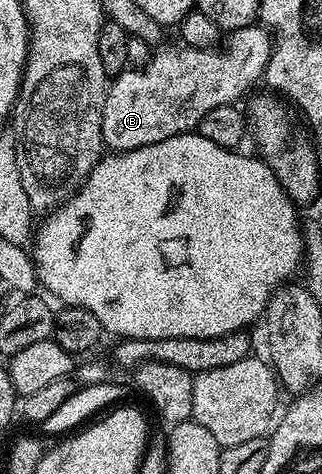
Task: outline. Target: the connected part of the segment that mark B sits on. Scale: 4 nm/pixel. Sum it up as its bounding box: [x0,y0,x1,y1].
[102,24,273,152]

